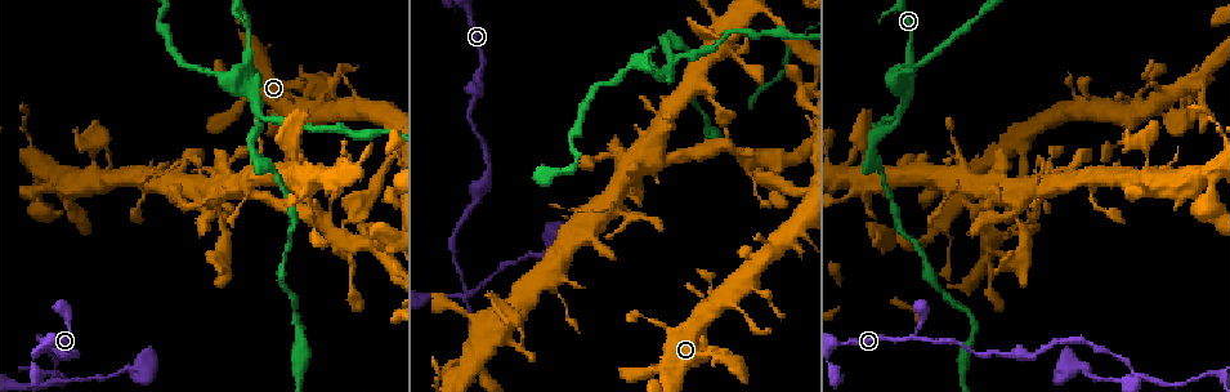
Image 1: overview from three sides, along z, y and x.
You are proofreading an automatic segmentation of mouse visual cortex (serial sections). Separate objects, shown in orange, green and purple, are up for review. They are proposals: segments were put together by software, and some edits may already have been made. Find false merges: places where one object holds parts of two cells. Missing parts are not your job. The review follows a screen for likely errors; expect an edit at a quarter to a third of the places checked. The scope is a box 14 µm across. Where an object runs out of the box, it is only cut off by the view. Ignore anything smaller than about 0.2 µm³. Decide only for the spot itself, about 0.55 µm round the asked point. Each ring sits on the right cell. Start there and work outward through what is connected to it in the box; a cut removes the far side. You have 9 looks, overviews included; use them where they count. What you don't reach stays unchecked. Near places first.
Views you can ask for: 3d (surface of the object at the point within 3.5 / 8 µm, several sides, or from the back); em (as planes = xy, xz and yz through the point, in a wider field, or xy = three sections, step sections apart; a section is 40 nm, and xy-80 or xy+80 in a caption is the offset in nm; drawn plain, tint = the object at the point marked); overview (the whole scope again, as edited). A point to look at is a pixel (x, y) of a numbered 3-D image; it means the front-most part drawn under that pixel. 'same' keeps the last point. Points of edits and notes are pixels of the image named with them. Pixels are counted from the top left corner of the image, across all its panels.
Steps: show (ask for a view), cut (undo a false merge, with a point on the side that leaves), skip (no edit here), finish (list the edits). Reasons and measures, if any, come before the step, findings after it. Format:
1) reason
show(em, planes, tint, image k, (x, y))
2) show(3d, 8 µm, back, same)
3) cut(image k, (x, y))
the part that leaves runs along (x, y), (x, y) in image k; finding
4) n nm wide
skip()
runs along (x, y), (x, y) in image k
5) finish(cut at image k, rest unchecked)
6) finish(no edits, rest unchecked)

abrupt turn
show(3d, 3.5 µm, image 1, (56, 379))

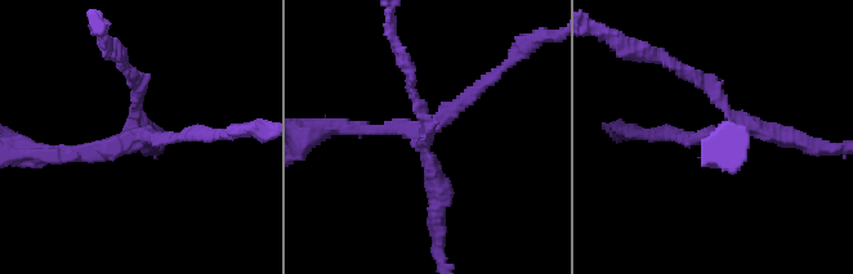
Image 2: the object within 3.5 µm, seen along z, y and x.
cut(image 2, (102, 147))
the part that leaves runs along (135, 129), (135, 136), (226, 133) in image 2; two cells meet here

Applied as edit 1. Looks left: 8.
branch point
show(3d, 3.5 µm, image 1, (662, 82))

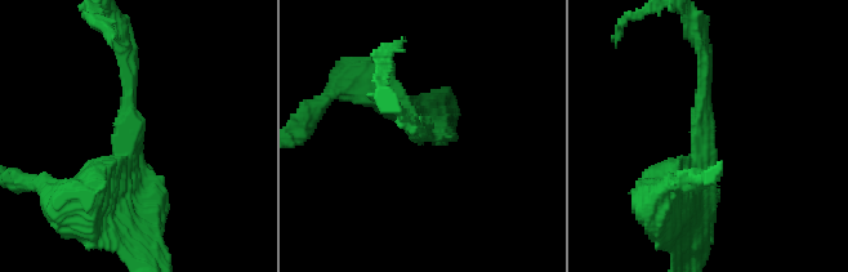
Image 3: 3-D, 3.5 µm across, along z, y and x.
now the EM
show(em, xy, step 3, tint, image 3, (703, 159))

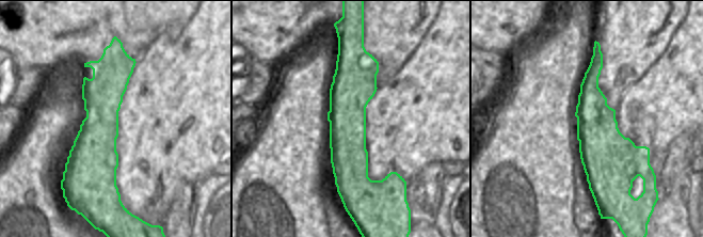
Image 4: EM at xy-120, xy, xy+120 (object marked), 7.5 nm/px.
cut it another way
show(em, xy, step 2, tint, same)

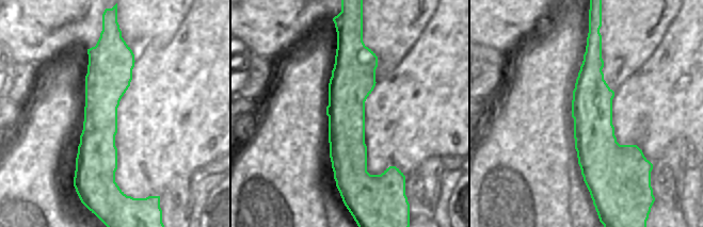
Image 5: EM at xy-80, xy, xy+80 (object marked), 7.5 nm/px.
cut(image 3, (665, 236))
two cells meet here

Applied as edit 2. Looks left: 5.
show(3d, 8 µm, image 1, (714, 356))

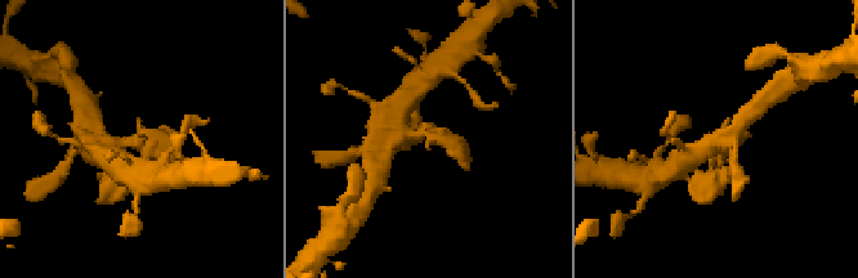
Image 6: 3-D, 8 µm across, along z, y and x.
zoom in
show(3d, 3.5 µm, image 6, (428, 138))

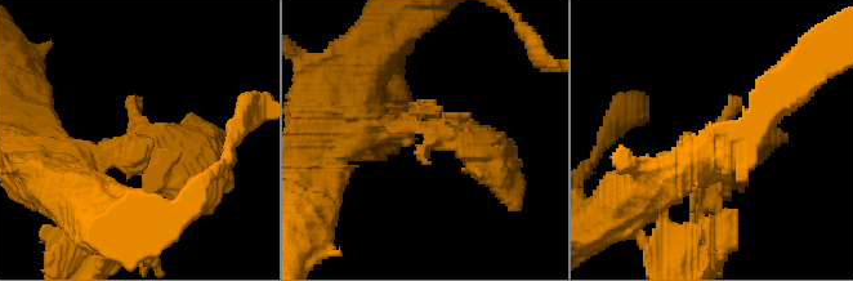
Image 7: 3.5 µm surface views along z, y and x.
cut(image 7, (155, 142))
the part that leaves runs along (402, 129), (442, 129), (438, 120) in image 7; two cells meet here

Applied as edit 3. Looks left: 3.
finish(cut at image 2, cut at image 3, cut at image 7, rest unchecked)

